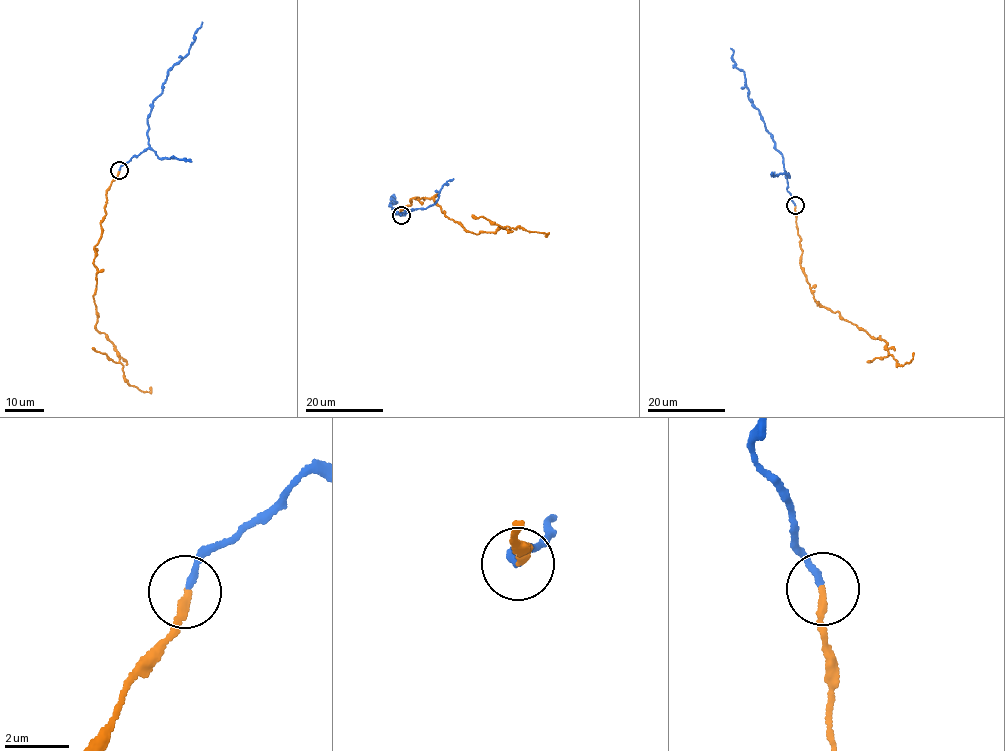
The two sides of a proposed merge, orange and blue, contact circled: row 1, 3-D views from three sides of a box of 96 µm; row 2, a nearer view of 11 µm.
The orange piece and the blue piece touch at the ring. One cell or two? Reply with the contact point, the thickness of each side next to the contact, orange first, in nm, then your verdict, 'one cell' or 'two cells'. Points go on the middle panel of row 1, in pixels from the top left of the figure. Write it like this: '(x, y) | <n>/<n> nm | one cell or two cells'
(401, 215) | 240/190 nm | one cell

